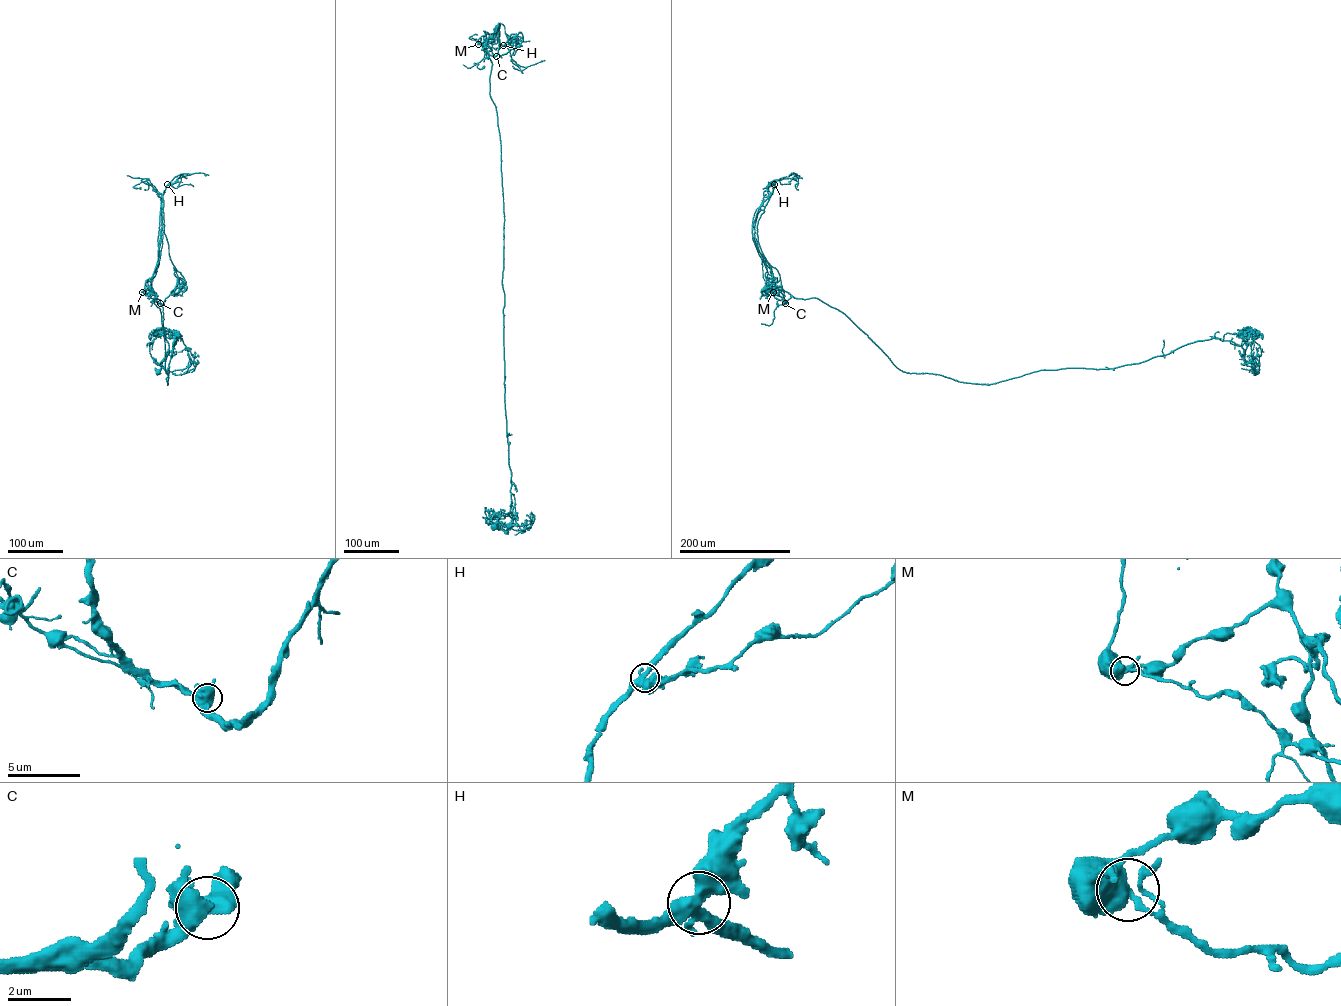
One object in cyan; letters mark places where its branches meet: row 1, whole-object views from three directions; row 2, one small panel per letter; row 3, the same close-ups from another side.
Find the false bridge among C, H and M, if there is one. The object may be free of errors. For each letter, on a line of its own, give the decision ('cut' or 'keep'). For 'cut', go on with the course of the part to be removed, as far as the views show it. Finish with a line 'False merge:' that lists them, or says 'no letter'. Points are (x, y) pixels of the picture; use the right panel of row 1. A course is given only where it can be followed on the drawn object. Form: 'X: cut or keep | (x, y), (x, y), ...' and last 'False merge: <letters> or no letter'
C: keep
H: keep
M: cut | (773, 292), (777, 294), (770, 290), (774, 285), (774, 277), (767, 273), (754, 238), (763, 192), (769, 189)
False merge: M

